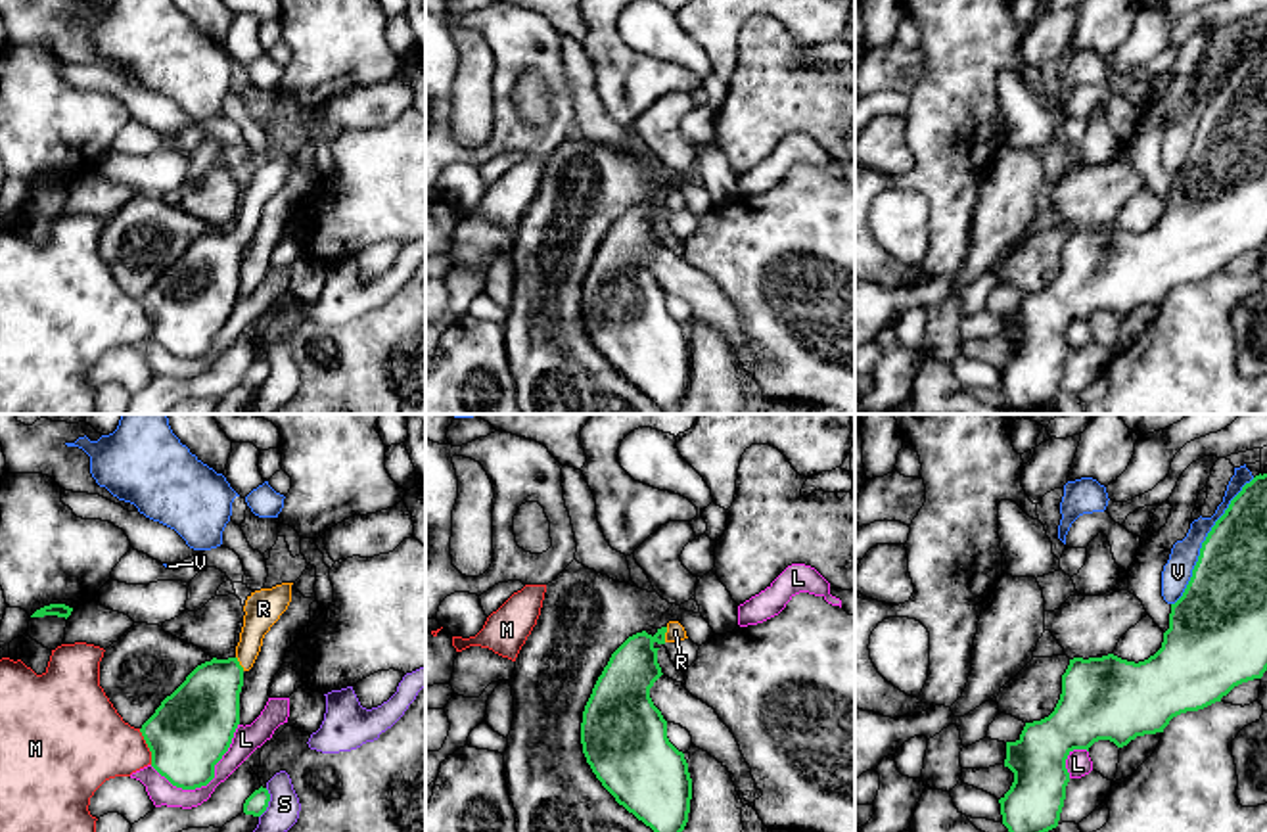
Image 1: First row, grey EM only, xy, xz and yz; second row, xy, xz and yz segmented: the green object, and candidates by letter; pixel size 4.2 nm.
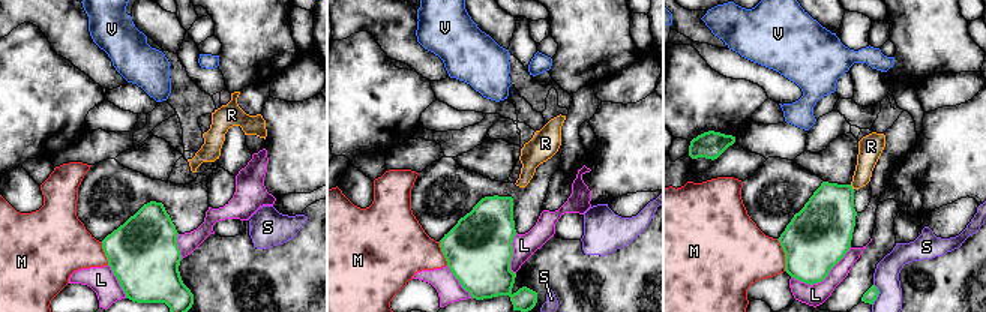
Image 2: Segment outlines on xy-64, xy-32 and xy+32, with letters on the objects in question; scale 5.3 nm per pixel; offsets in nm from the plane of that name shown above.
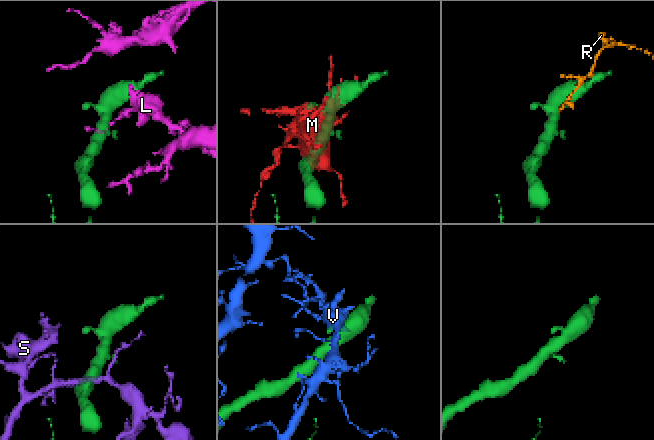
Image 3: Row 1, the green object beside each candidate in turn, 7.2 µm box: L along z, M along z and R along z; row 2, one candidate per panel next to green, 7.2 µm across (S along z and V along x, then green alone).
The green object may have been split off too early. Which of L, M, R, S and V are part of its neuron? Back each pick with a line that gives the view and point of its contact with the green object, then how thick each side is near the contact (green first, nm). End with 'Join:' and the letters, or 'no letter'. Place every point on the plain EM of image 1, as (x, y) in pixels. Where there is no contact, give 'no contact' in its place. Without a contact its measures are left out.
R: xz (664, 206) | 220/80 nm
Join: R

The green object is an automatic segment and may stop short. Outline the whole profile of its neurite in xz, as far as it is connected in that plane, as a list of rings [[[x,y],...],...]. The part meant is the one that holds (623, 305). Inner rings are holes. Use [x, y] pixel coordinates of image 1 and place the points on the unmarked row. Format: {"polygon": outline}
{"polygon": [[[669,192],[652,207],[646,201],[629,207],[610,228],[602,245],[598,247],[592,265],[583,282],[581,314],[587,334],[590,335],[602,357],[633,383],[638,391],[654,401],[667,414],[677,414],[680,403],[688,393],[692,349],[684,324],[679,322],[667,309],[667,291],[650,268],[650,259],[663,245],[657,234],[657,220],[654,215],[684,211],[686,201],[679,192]]]}

